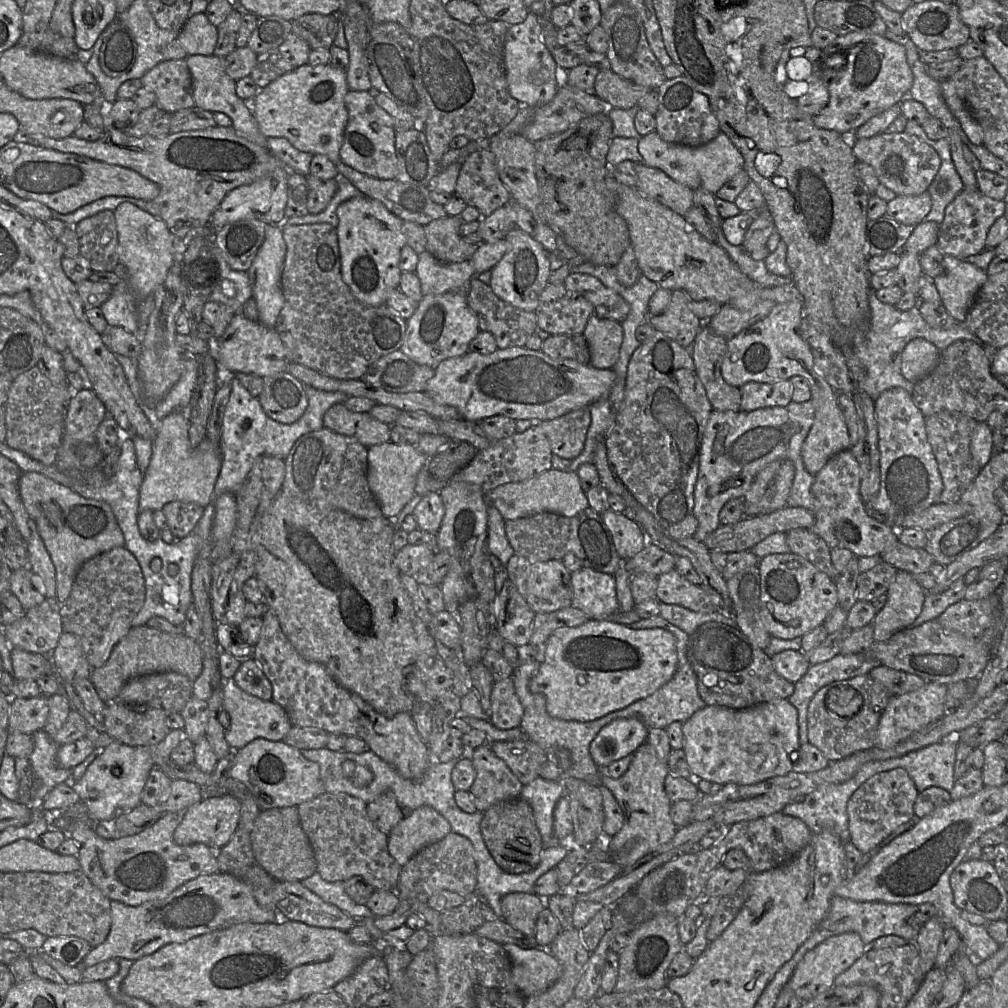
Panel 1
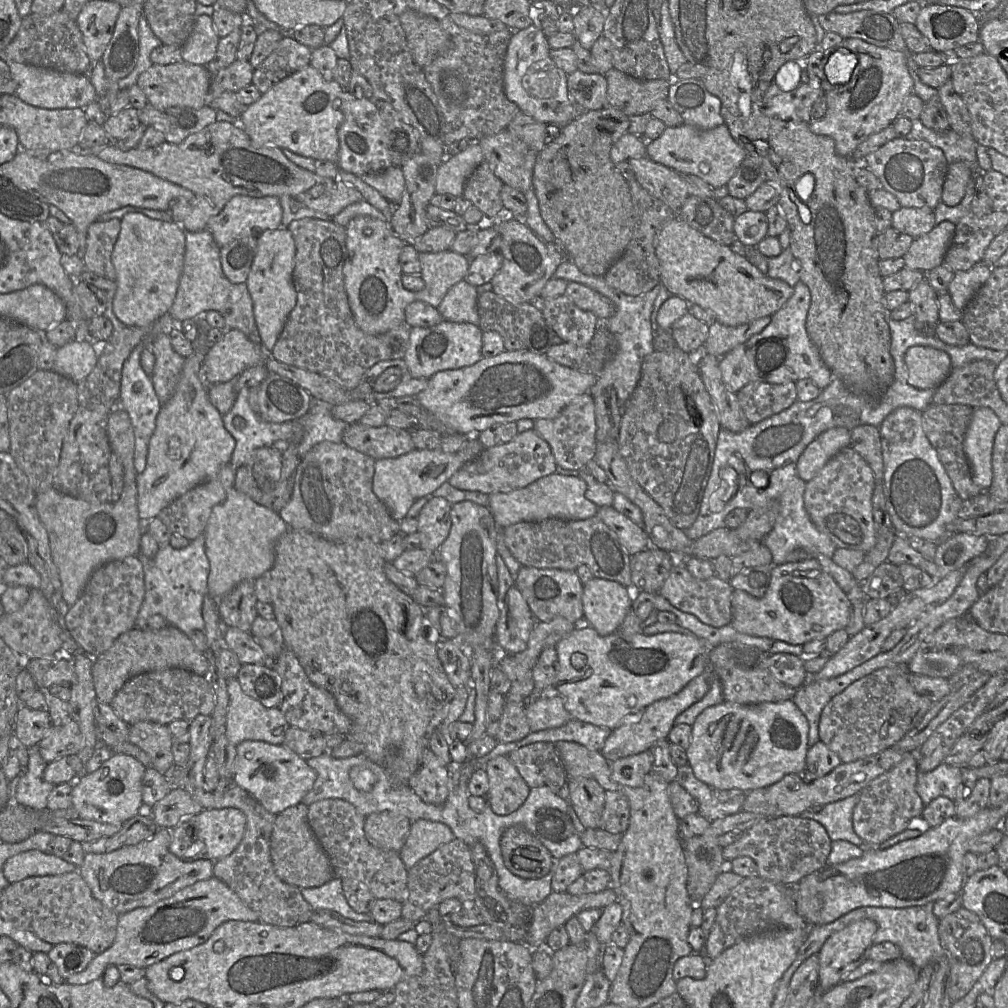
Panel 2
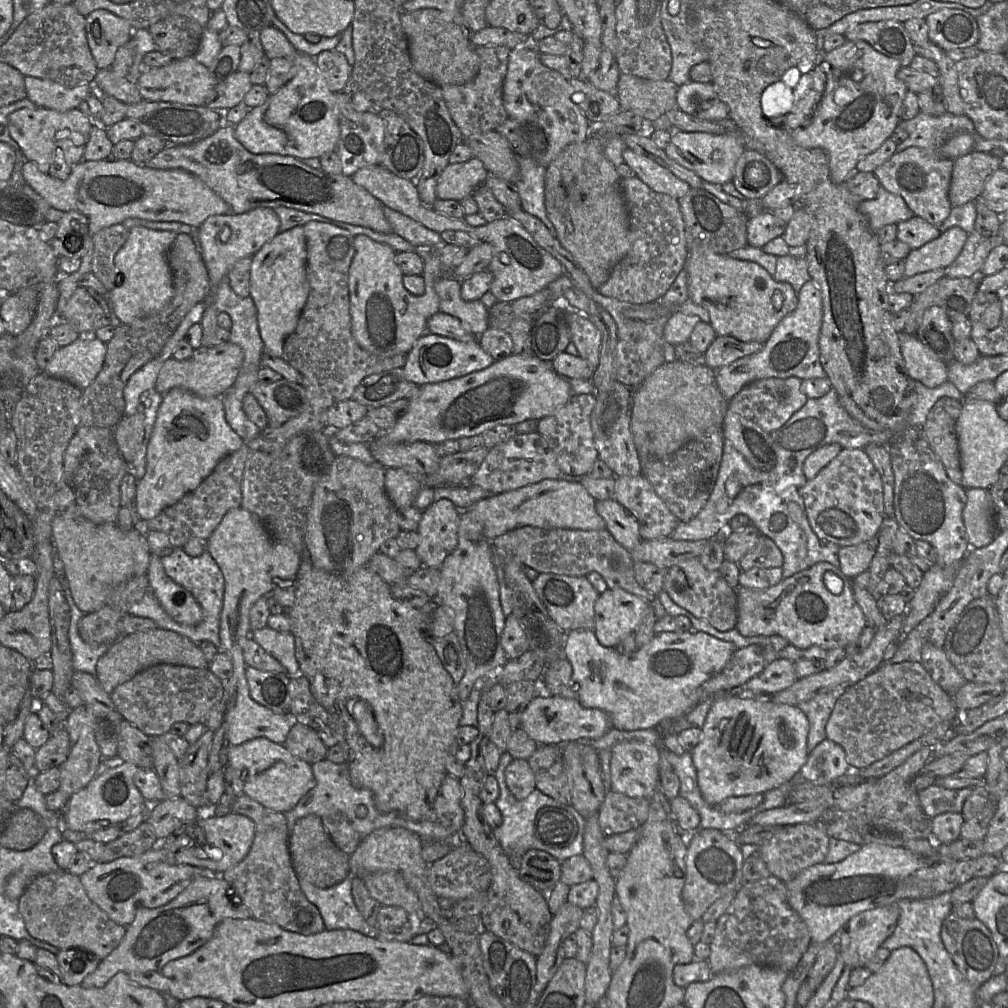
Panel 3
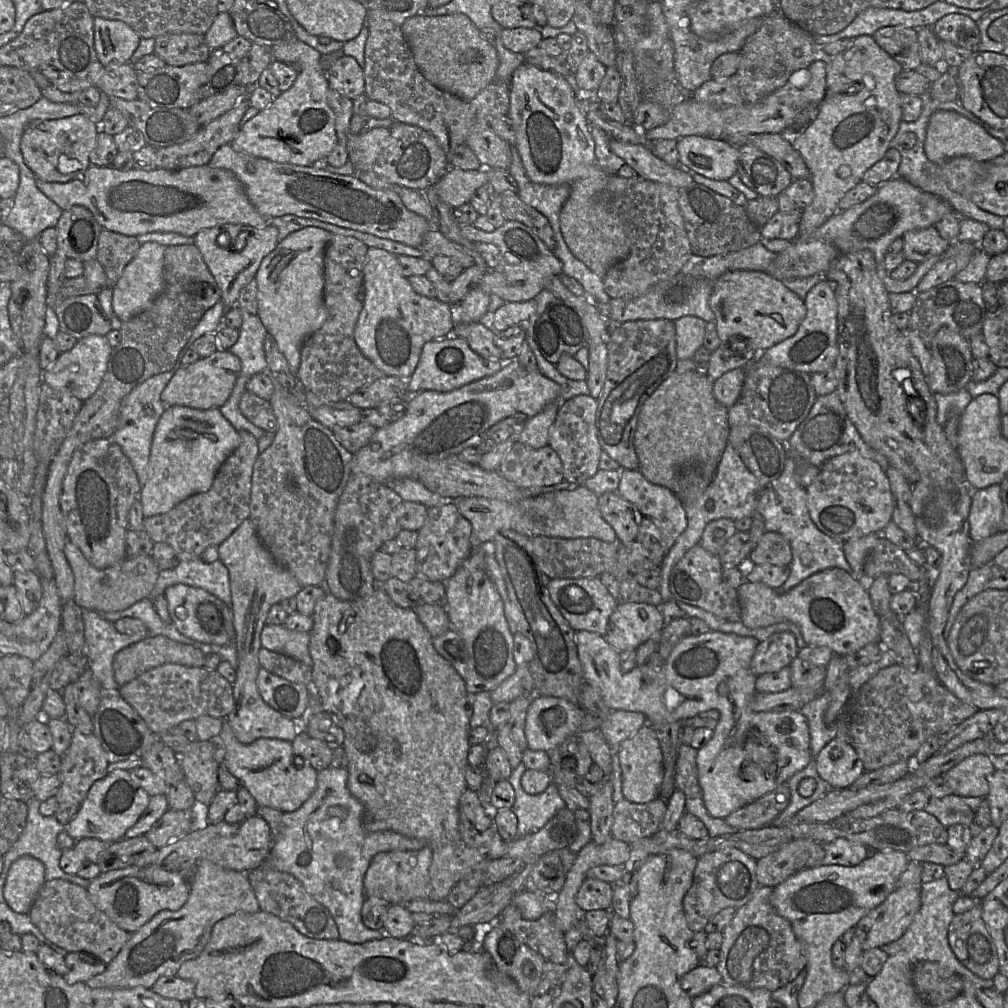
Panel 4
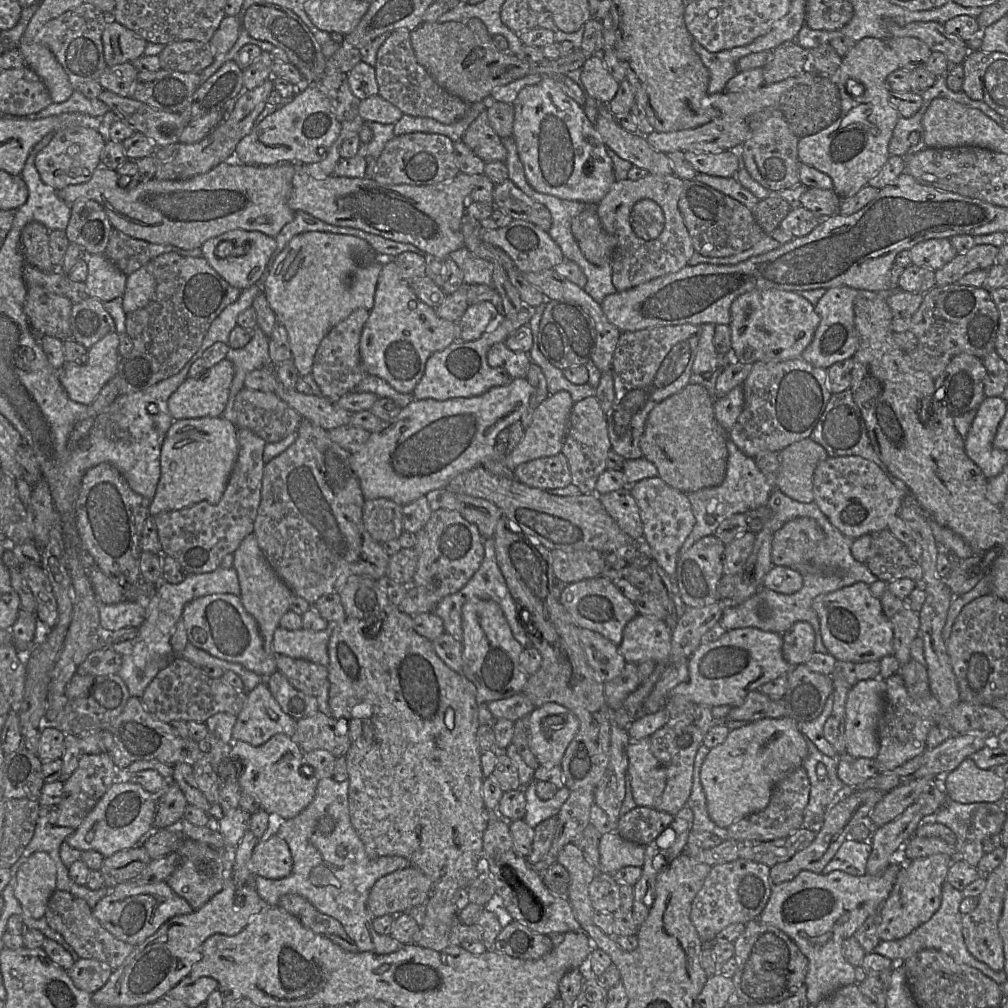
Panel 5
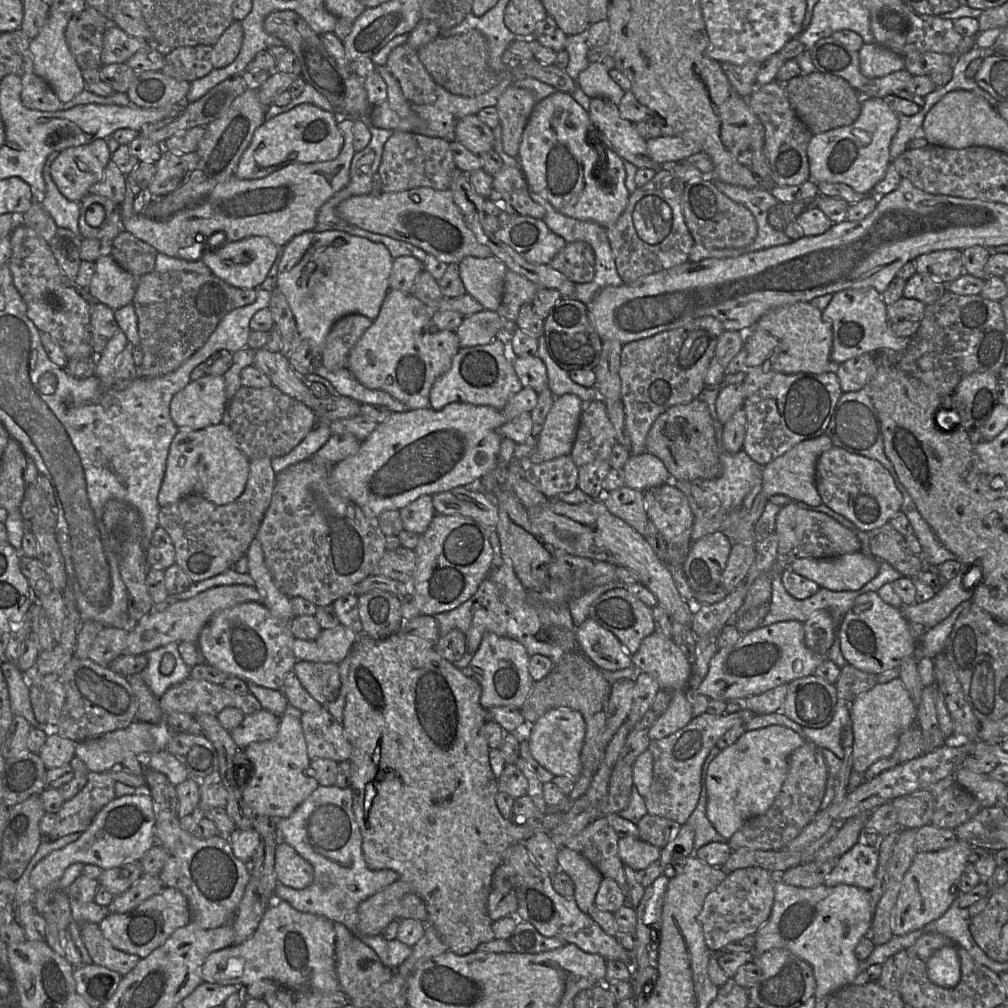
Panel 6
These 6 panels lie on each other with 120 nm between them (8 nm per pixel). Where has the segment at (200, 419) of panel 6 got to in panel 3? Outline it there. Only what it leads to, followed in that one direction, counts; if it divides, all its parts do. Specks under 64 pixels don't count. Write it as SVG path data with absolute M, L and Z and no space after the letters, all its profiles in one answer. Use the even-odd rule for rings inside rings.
M227 341L219 346L195 349L192 357L183 361L167 359L157 376L155 388L164 395L173 388L185 389L200 397L223 397L233 386L244 360L241 347Z

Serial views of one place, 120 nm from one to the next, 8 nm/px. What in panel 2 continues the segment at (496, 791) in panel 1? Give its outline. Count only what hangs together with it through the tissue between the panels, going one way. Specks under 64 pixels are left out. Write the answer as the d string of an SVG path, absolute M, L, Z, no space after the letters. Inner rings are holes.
M508 755L492 758L484 765L484 769L489 781L485 795L488 807L498 815L513 813L525 802L531 788Z

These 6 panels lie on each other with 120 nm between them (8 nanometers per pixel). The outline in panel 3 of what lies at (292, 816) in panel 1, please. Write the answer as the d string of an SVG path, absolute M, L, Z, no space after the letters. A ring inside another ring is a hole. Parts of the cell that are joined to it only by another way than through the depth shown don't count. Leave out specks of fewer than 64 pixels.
M310 814L299 819L289 833L291 861L298 879L304 879L318 888L329 888L345 880L351 873L350 857L332 841L321 817Z

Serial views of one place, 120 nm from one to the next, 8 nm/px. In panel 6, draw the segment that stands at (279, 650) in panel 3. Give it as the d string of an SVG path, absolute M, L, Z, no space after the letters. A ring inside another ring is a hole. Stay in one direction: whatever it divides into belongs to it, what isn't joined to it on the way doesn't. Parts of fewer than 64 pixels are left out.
M339 624L333 628L322 629L315 640L295 638L293 652L297 661L331 662L339 665L358 637L350 628Z

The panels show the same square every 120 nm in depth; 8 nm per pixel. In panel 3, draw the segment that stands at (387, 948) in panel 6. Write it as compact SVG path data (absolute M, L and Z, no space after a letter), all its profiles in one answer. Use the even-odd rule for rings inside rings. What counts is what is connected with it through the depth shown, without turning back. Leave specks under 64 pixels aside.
M325 758L313 763L311 766L316 784L292 809L285 812L289 833L299 819L310 814L315 814L319 817L344 815L362 839L379 828L403 827L416 833L423 841L453 840L452 833L439 826L438 823L423 823L430 822L430 820L414 821L398 814L397 812L383 813L379 811L375 805L373 794L370 790L353 786L350 780L347 763L334 763ZM350 873L345 880L329 888L318 888L304 879L299 882L306 898L318 908L327 930L348 929L377 938L379 929L370 926L355 905L353 877Z

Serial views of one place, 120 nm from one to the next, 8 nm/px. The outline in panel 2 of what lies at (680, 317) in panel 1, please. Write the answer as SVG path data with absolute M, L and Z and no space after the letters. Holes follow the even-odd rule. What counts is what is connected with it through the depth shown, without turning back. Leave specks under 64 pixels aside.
M688 312L673 323L669 332L681 350L688 354L698 354L702 352L708 337L709 324Z

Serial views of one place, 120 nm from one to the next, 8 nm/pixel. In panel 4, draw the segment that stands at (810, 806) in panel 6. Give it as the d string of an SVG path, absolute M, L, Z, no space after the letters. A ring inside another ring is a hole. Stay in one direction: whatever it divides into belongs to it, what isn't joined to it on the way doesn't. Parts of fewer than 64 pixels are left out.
M786 781L754 802L735 810L725 821L738 831L760 829L770 825L789 803L790 790Z

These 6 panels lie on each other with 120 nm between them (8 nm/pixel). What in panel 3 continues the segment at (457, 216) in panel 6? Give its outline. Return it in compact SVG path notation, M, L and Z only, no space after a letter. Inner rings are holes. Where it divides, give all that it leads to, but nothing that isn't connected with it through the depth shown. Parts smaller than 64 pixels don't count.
M223 123L210 136L193 143L165 147L143 166L154 169L181 169L195 175L230 206L233 214L245 213L259 207L275 209L282 206L318 214L338 222L367 227L380 233L393 232L384 216L384 205L381 201L354 183L351 177L325 173L321 169L314 169L304 164L293 156L253 154L235 138L234 126L227 123ZM476 157L463 163L449 163L438 180L437 198L460 202L471 197L474 191L485 183L488 175L482 161Z

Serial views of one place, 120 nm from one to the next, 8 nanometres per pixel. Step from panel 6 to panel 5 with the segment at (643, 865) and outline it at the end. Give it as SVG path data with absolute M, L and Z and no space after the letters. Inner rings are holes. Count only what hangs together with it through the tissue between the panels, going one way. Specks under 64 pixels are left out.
M609 832L602 834L600 838L599 853L598 873L612 875L623 867L642 867L645 845L626 840L617 832Z

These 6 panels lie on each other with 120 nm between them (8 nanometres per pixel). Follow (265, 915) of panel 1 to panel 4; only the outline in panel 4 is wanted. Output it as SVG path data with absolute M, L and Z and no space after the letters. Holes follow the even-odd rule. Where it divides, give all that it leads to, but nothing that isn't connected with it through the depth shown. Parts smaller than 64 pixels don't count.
M199 860L188 883L187 902L179 910L160 911L132 933L104 972L85 983L88 987L127 989L141 986L151 989L158 978L176 976L185 961L202 952L216 922L237 912L255 913L260 910L244 872L226 869L209 860Z

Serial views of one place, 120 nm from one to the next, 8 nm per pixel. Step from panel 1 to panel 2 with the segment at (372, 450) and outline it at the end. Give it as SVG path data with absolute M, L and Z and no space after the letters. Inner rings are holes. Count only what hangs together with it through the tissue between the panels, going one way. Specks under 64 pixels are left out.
M414 449L397 458L375 460L373 492L386 506L390 515L400 521L419 498L431 494L464 466L456 453L446 453L441 449Z

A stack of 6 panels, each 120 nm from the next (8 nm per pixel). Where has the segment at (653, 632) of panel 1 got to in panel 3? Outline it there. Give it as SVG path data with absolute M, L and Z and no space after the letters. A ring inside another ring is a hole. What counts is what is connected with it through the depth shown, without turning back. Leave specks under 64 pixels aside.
M576 629L565 632L564 655L570 661L573 673L572 678L578 684L578 697L577 701L586 708L597 708L604 711L611 720L612 728L619 730L641 730L657 728L664 720L673 720L686 713L699 703L705 701L702 699L702 684L709 680L711 677L719 673L728 663L734 652L738 648L731 642L720 640L705 632L698 631L696 633L687 632L664 632L658 633L654 638L643 647L637 648L634 652L622 655L615 647L606 647L599 643L594 631L592 629Z

